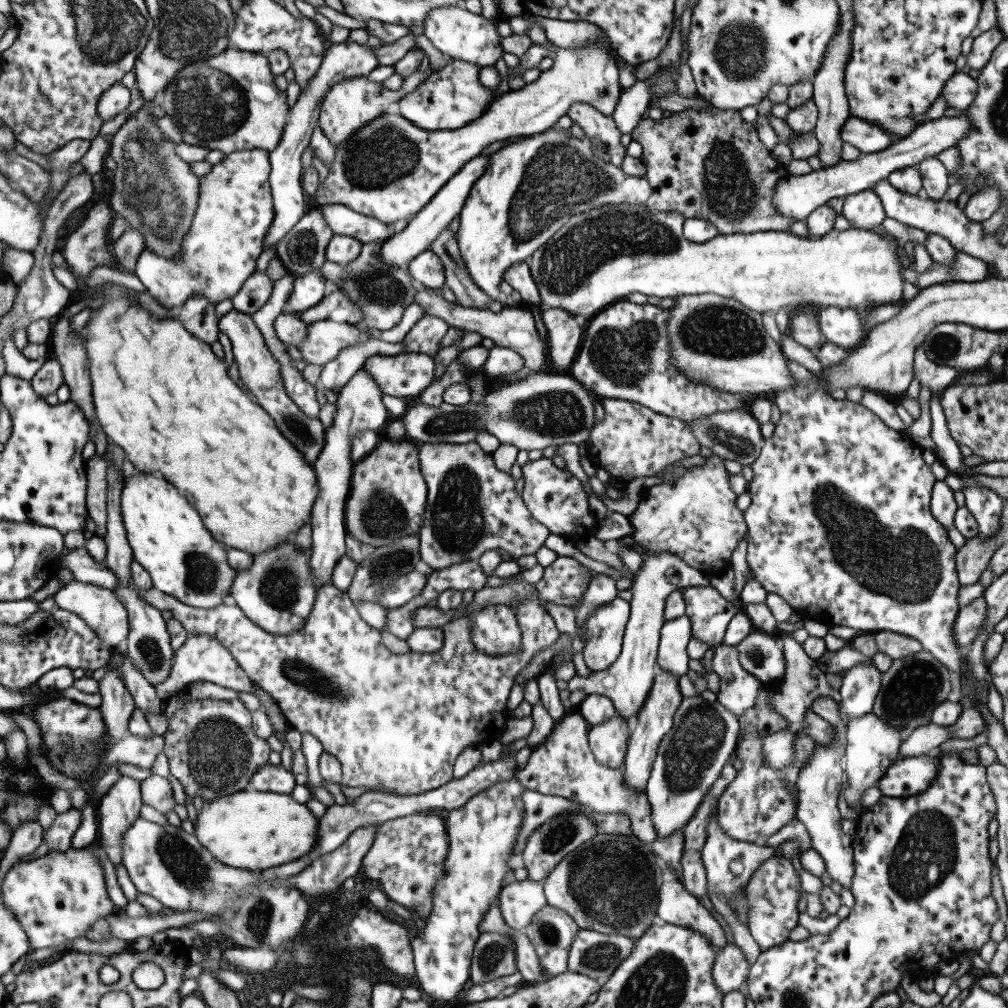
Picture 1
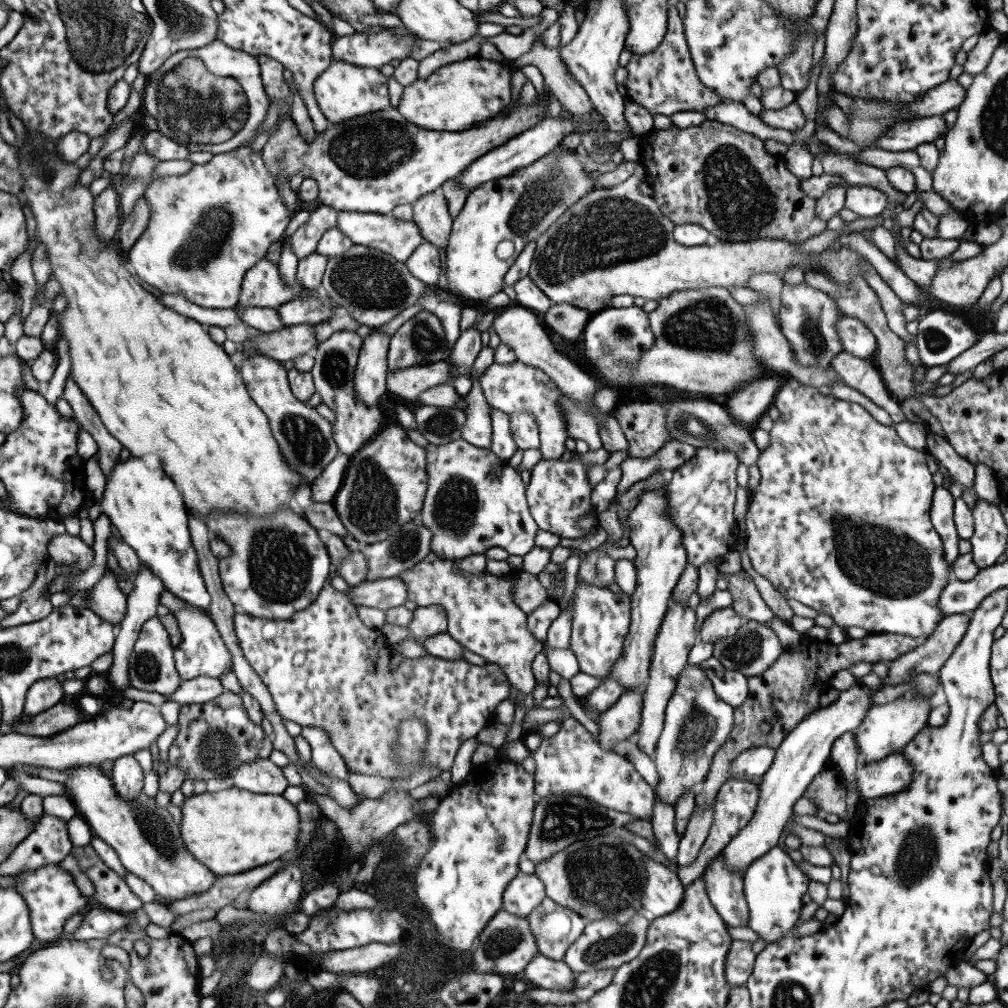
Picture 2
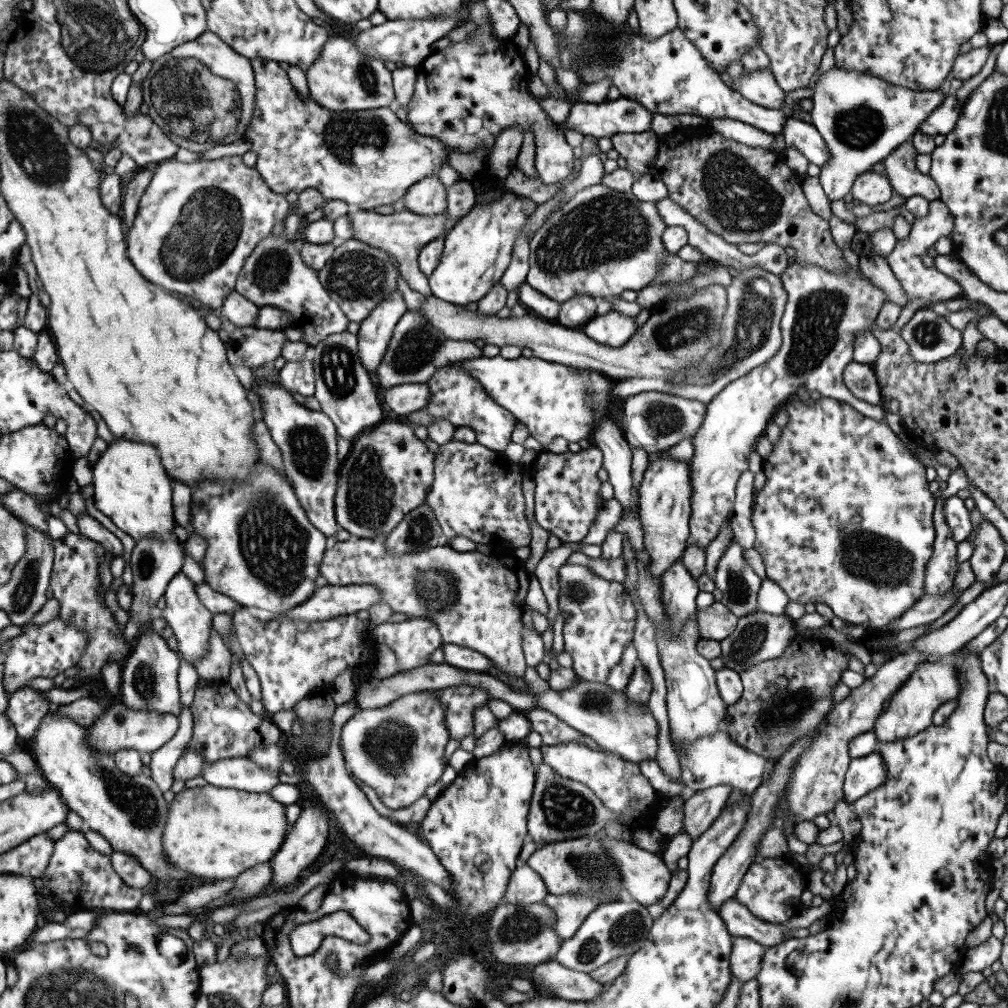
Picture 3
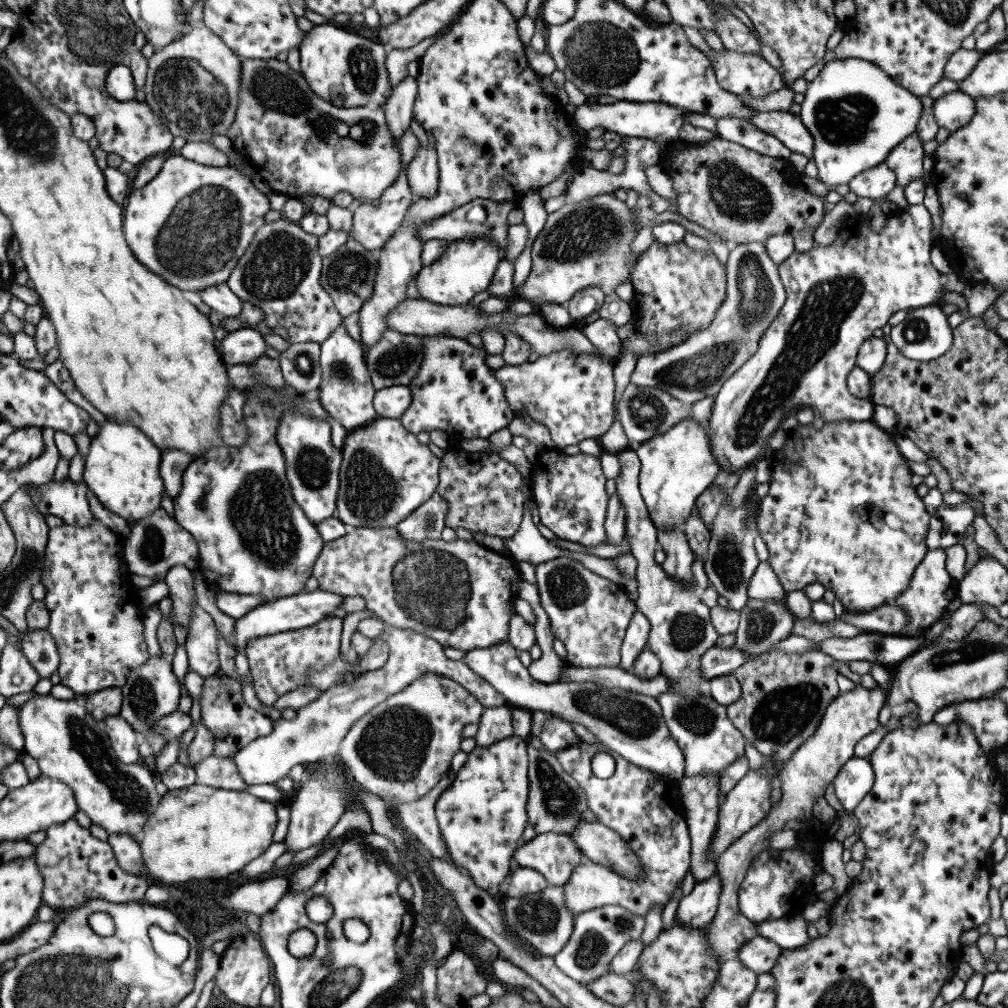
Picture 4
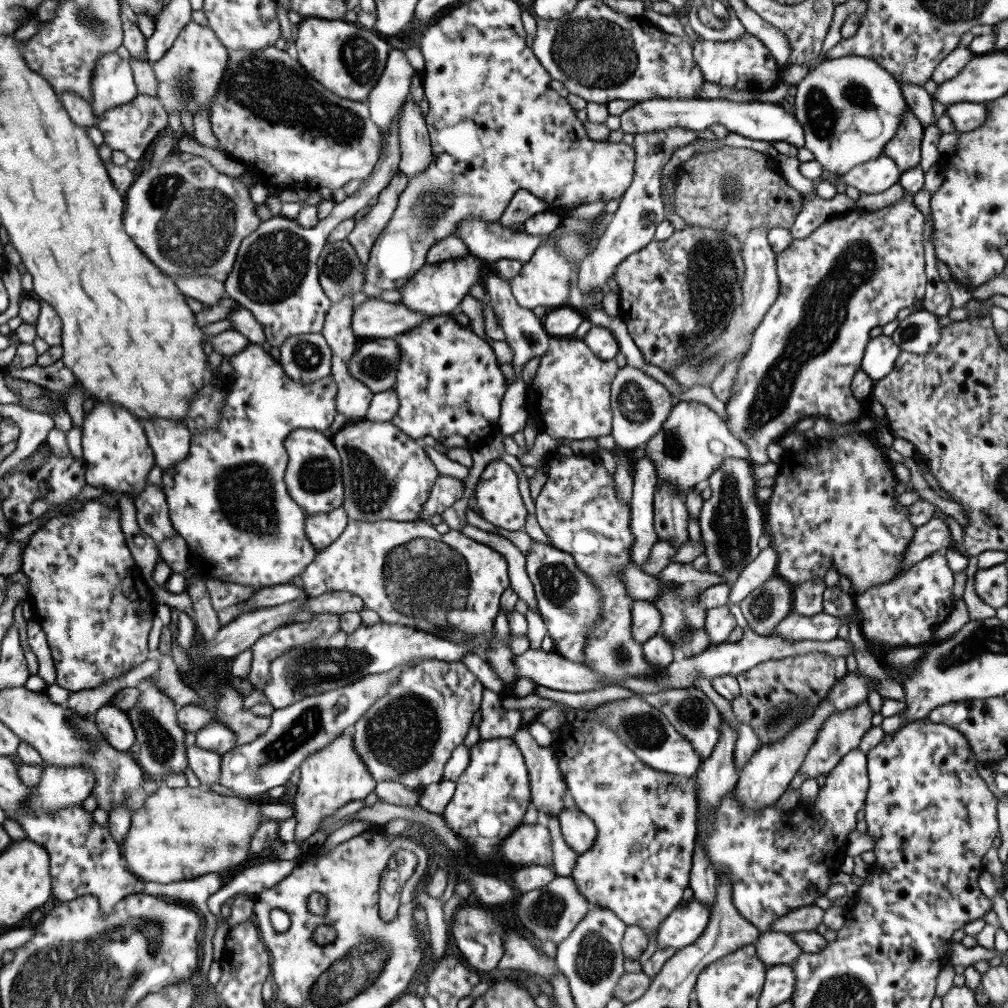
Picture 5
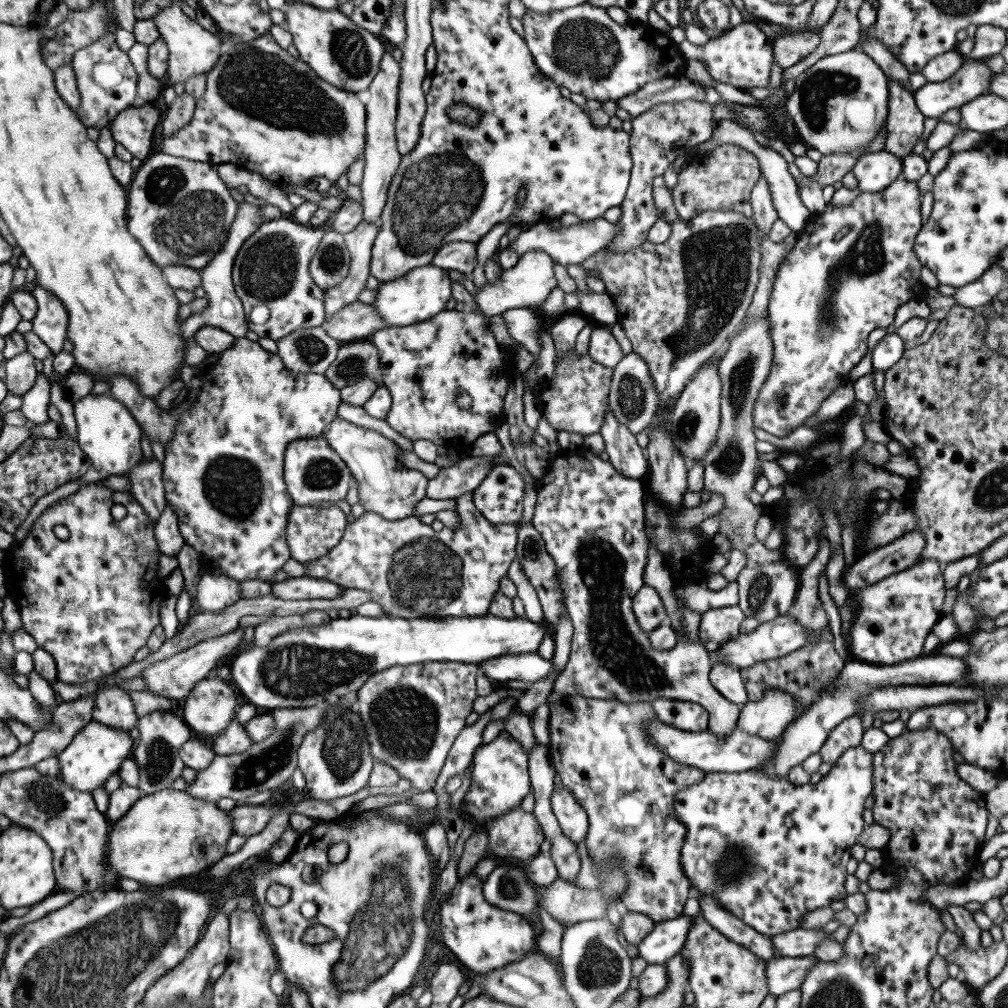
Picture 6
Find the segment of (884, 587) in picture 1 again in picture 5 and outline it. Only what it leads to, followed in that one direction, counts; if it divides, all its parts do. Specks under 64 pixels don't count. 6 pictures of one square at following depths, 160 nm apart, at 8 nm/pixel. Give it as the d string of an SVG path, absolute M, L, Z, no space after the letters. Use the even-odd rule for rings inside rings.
M849 433L843 436L832 437L829 442L829 447L821 447L821 450L823 450L823 454L819 458L804 458L802 454L799 454L782 459L781 468L777 470L777 474L774 477L775 481L770 486L771 494L766 500L766 508L764 508L765 527L763 533L769 537L770 547L777 555L775 574L789 583L791 587L797 586L802 582L807 582L808 580L813 580L813 578L817 578L818 576L823 578L825 572L829 570L829 567L833 566L838 575L845 576L849 580L850 589L848 592L854 598L858 594L869 590L872 586L885 584L900 574L900 570L902 570L900 566L902 566L905 549L916 528L908 521L908 506L900 506L897 503L897 495L893 493L893 488L895 488L898 481L891 470L888 459L880 452L880 448L873 442L869 435L866 433Z

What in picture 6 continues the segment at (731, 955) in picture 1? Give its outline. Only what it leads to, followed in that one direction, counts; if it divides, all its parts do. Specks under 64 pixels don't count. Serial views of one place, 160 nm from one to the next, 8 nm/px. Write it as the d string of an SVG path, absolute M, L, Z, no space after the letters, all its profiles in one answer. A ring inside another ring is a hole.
M797 928L777 936L769 937L769 941L773 943L775 955L779 957L807 957L813 954L813 950L823 942L823 940L831 940L832 935L825 933L822 928L812 930L812 928Z

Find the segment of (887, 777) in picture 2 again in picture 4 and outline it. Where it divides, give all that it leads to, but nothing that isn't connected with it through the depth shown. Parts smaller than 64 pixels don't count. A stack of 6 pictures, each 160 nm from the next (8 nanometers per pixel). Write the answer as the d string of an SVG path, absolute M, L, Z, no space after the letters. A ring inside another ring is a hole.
M851 757L837 772L837 776L832 779L833 790L839 804L841 804L841 812L851 814L853 808L858 806L859 801L869 792L874 781L873 769L867 758Z

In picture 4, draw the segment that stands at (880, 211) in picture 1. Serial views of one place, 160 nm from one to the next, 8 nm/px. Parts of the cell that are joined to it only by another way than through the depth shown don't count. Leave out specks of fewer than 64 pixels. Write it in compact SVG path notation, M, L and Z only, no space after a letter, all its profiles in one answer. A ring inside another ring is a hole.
M884 162L855 175L848 188L861 198L884 199L895 188L894 174Z

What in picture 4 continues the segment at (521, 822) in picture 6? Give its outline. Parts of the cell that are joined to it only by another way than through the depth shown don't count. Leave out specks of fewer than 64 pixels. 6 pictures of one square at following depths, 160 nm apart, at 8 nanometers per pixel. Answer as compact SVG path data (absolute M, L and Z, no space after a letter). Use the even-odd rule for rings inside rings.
M553 832L535 834L527 843L520 840L512 858L518 867L539 872L547 885L555 887L563 887L571 871L587 859L575 848L569 836Z

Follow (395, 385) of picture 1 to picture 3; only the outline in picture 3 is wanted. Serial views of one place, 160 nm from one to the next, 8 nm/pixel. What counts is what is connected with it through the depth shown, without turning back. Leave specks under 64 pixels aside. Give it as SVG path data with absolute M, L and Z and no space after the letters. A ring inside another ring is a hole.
M501 356L481 357L454 364L481 384L487 397L511 413L518 424L525 426L543 450L558 436L567 442L589 439L596 420L607 415L606 408L615 383L596 371L570 368L534 357L516 360L504 360Z

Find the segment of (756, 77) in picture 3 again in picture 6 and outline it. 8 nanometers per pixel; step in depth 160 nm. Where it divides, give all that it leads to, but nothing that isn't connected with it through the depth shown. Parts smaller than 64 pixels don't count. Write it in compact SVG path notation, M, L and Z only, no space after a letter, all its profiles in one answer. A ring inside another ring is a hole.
M743 22L739 26L727 28L718 37L710 38L697 46L687 42L687 39L677 44L683 60L698 60L702 62L709 76L736 88L765 88L769 82L772 57L772 43L768 36L758 29L754 23Z

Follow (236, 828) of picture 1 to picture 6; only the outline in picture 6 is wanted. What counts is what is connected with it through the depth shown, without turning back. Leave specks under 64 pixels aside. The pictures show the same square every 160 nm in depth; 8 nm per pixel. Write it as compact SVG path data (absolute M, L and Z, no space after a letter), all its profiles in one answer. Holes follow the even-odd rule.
M171 787L140 796L119 820L110 824L107 844L107 870L117 878L131 878L141 884L157 886L189 874L197 874L209 864L215 864L225 855L225 844L231 837L231 818L228 812L217 808L215 803L189 796L185 791Z

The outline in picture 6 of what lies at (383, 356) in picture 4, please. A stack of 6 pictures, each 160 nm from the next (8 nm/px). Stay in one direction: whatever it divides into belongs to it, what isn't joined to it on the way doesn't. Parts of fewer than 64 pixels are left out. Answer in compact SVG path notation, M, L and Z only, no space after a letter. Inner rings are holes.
M369 342L341 343L323 376L337 390L355 384L360 378L371 378L377 387L381 387L379 354Z

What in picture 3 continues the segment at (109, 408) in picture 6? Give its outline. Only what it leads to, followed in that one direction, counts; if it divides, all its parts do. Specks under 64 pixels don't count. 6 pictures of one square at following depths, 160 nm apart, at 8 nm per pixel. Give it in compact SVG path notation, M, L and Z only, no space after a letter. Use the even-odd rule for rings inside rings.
M114 438L111 445L101 454L95 466L93 502L96 508L107 516L119 530L129 534L134 541L145 539L150 535L168 536L173 534L173 513L171 510L171 480L163 470L153 445L143 444L133 440Z

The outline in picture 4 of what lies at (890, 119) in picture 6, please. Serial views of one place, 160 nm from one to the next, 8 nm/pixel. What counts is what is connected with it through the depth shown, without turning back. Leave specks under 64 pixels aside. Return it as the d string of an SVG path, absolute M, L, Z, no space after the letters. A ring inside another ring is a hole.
M915 132L899 141L899 144L896 144L884 158L887 168L893 171L894 184L904 188L908 182L922 179L926 184L927 180L923 178L925 176L922 167L923 157L922 142Z

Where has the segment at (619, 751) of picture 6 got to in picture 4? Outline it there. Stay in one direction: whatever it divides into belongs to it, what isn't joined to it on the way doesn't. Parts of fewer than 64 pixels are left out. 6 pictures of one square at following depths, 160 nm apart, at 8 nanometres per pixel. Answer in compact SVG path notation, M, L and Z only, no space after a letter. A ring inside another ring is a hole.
M581 742L566 747L562 753L555 751L553 755L561 768L583 789L587 809L594 814L597 822L615 832L635 854L641 877L627 879L609 867L599 867L599 864L585 859L571 871L563 886L564 905L573 915L605 905L615 905L643 917L649 907L659 905L663 908L678 883L683 880L690 864L690 839L678 781L629 764L612 751L611 754L616 759L613 774L609 778L597 778L591 772L590 762L594 753L599 752L607 753L609 750L597 742Z

